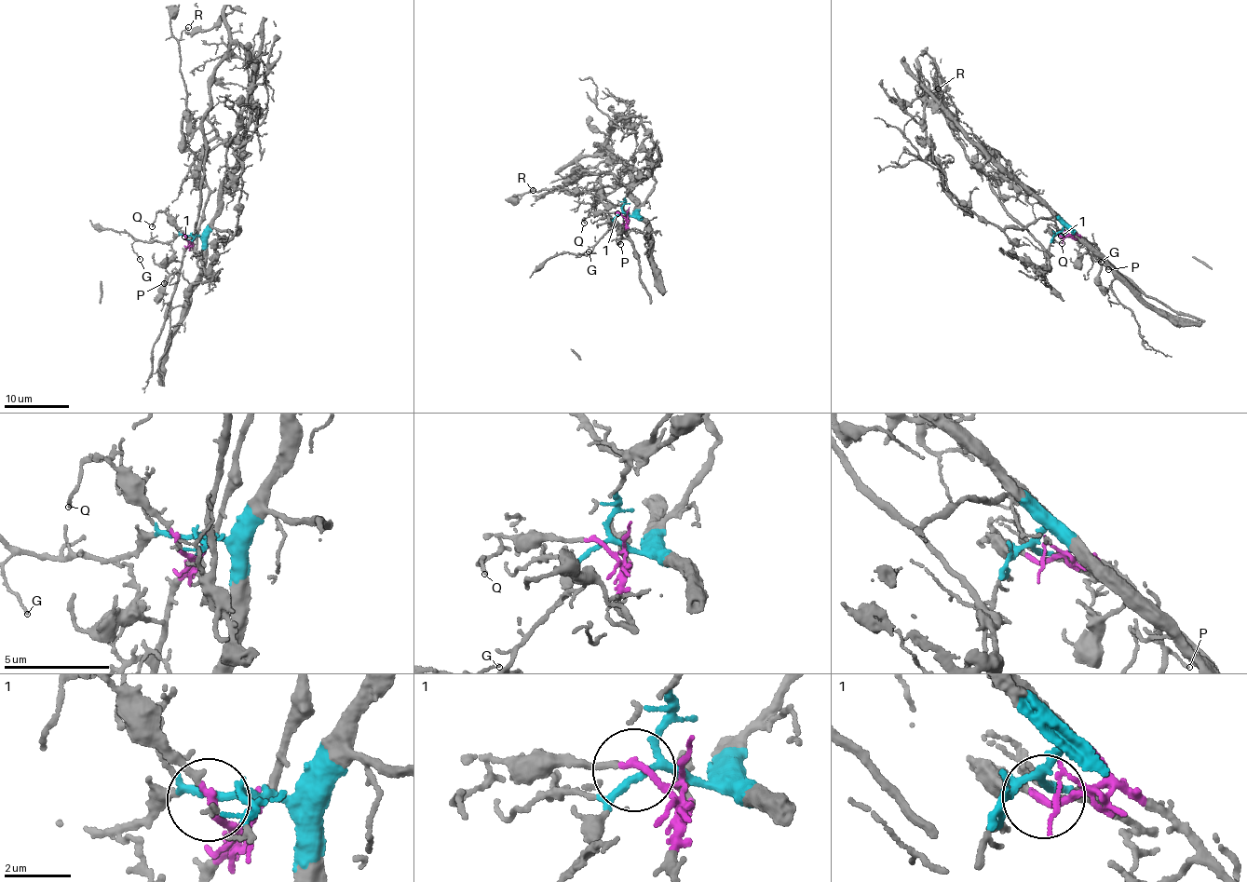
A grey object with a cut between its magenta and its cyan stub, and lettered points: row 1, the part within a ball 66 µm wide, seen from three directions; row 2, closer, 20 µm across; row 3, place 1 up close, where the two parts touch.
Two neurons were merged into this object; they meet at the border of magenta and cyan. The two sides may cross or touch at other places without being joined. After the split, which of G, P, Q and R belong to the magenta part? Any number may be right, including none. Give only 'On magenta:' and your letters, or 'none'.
On magenta: P, Q, R

